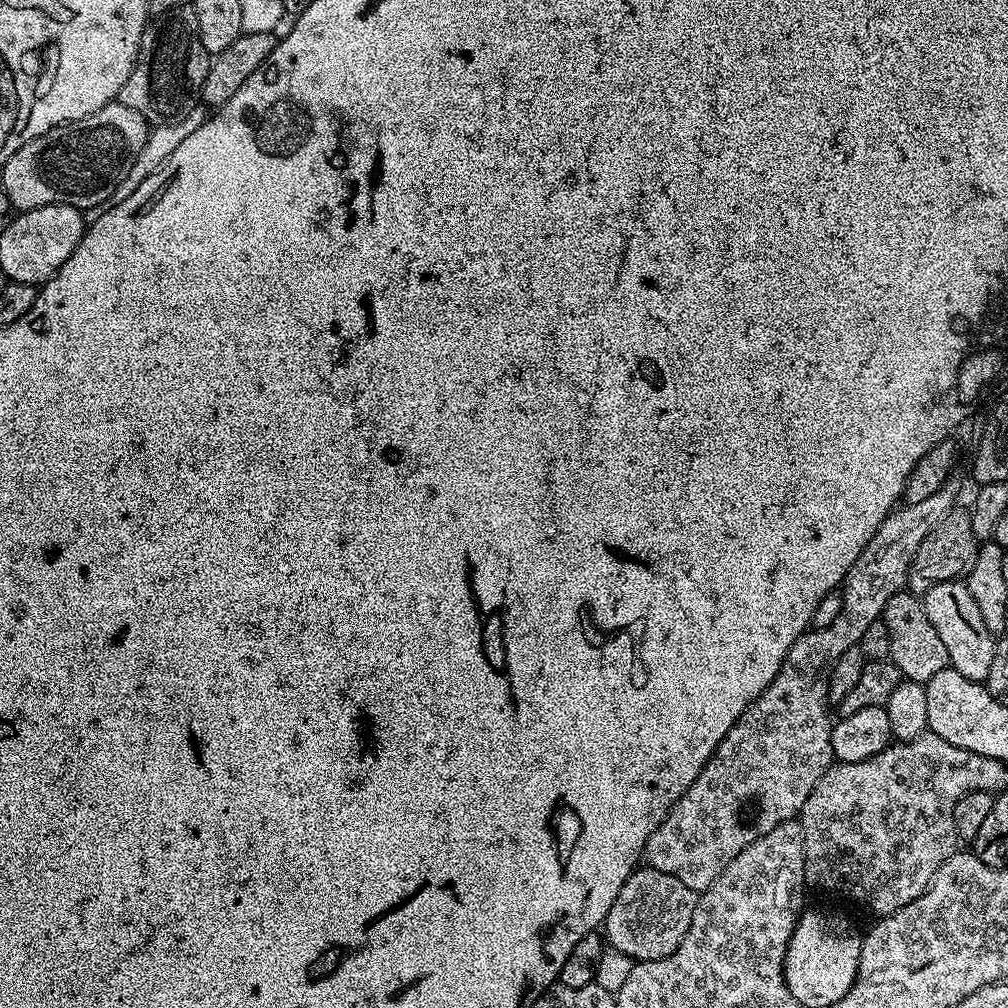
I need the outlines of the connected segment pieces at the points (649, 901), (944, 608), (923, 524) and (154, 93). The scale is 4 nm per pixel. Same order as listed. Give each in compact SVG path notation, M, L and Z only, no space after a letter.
M647 866L637 867L626 878L622 890L618 890L618 898L614 898L614 906L610 906L608 916L604 919L603 935L615 951L629 956L633 962L661 960L674 954L682 938L686 938L697 899L697 892L678 882L678 878L671 874L662 874L662 870Z
M947 580L935 584L931 590L923 593L926 618L930 618L934 630L938 630L938 638L942 638L946 646L946 654L951 668L958 670L962 678L970 678L981 682L987 681L990 665L994 663L994 650L997 637L986 630L986 622L982 622L982 613L974 598L970 598L967 583L960 580Z
M950 478L938 490L938 494L930 494L930 498L917 504L904 504L897 507L878 526L874 538L866 542L862 554L850 566L848 577L842 585L842 610L838 618L825 628L812 628L799 636L790 646L774 682L766 686L766 690L753 702L748 709L740 715L738 722L730 726L726 738L714 750L713 757L716 762L722 762L728 758L728 742L748 742L756 730L766 730L766 722L770 724L770 732L786 732L796 734L800 732L802 738L806 738L806 748L810 754L822 756L822 766L830 767L834 763L832 747L830 746L830 734L832 733L833 721L828 720L828 679L830 670L842 654L853 646L859 645L862 634L866 634L870 622L881 619L884 607L894 594L905 591L908 583L908 568L912 564L914 554L918 554L918 546L922 546L922 538L942 522L945 514L957 503L956 491L960 484L956 478Z
M195 7L170 10L163 16L155 17L145 28L136 64L122 86L119 103L130 106L130 110L138 110L138 114L142 114L142 118L146 118L152 126L182 122L186 114L197 111L209 63L210 54L206 46L202 46L202 34L198 34Z

